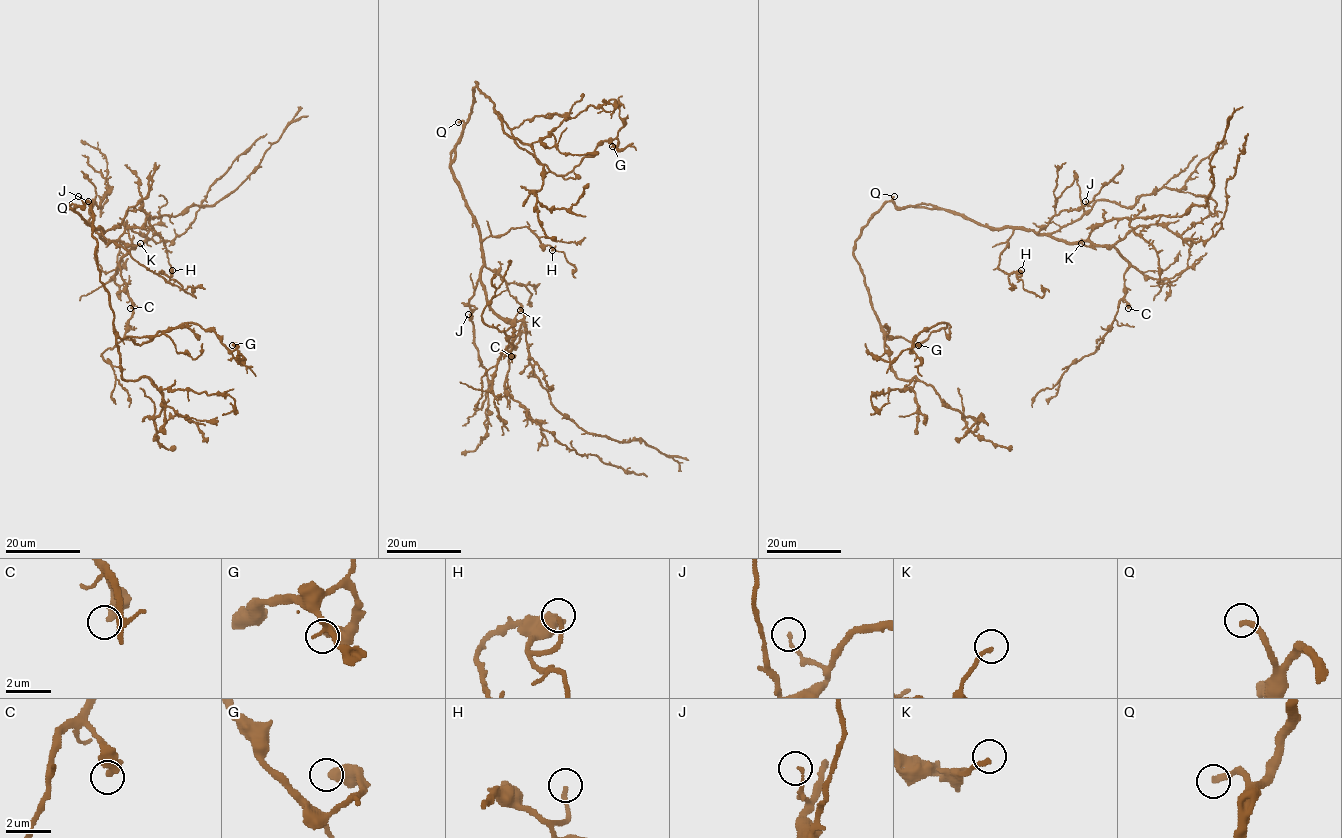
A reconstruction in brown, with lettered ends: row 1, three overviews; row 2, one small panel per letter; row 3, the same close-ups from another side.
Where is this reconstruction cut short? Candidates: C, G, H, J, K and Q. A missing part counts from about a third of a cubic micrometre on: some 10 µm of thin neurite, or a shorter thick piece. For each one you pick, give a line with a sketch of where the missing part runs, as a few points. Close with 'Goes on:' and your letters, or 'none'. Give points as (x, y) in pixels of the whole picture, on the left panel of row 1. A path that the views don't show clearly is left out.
Goes on: Q

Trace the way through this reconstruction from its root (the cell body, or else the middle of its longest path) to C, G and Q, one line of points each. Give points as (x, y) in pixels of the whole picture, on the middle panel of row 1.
C: (456, 178), (480, 238), (481, 280), (486, 302), (513, 329), (513, 341), (500, 357), (501, 352), (511, 356)
G: (456, 178), (451, 162), (476, 82), (516, 144), (557, 175), (569, 173), (603, 141), (616, 139), (612, 146)
Q: (456, 178), (451, 162), (464, 124), (458, 122)

